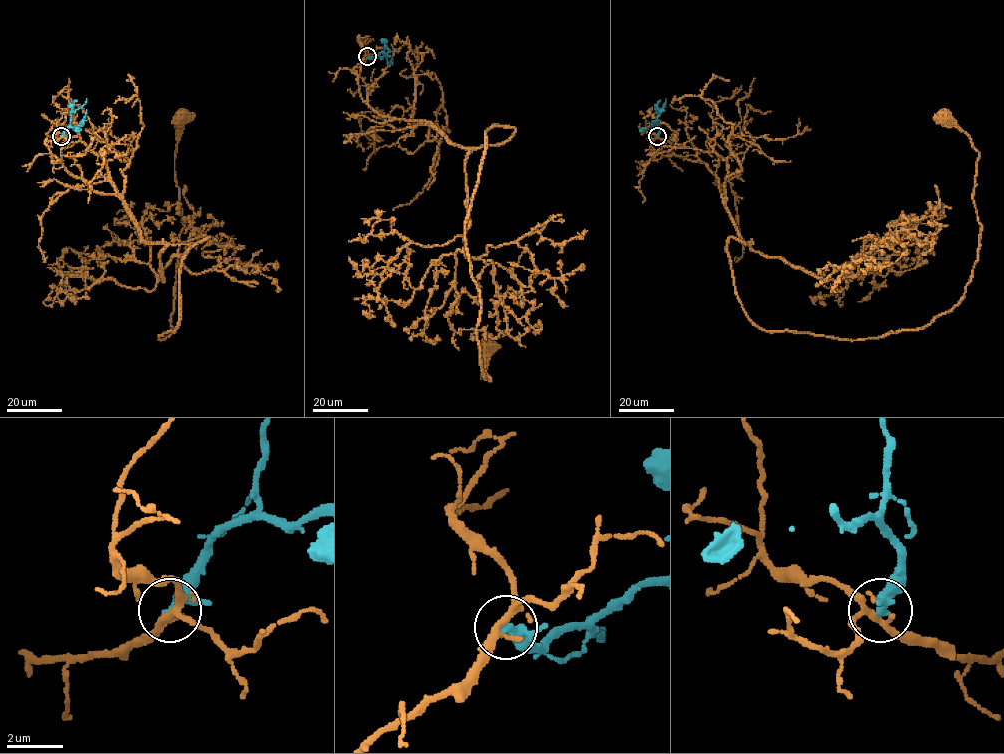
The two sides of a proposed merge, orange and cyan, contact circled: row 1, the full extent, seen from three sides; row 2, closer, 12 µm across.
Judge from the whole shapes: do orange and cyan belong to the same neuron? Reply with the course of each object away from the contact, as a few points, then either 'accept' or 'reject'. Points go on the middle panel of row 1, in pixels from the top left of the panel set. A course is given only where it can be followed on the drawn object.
course orange (367, 56), (351, 70), (382, 116), (467, 148), (514, 129), (486, 131), (465, 225), (489, 380), (487, 342); course cyan (367, 56), (385, 57), (393, 65); reject

